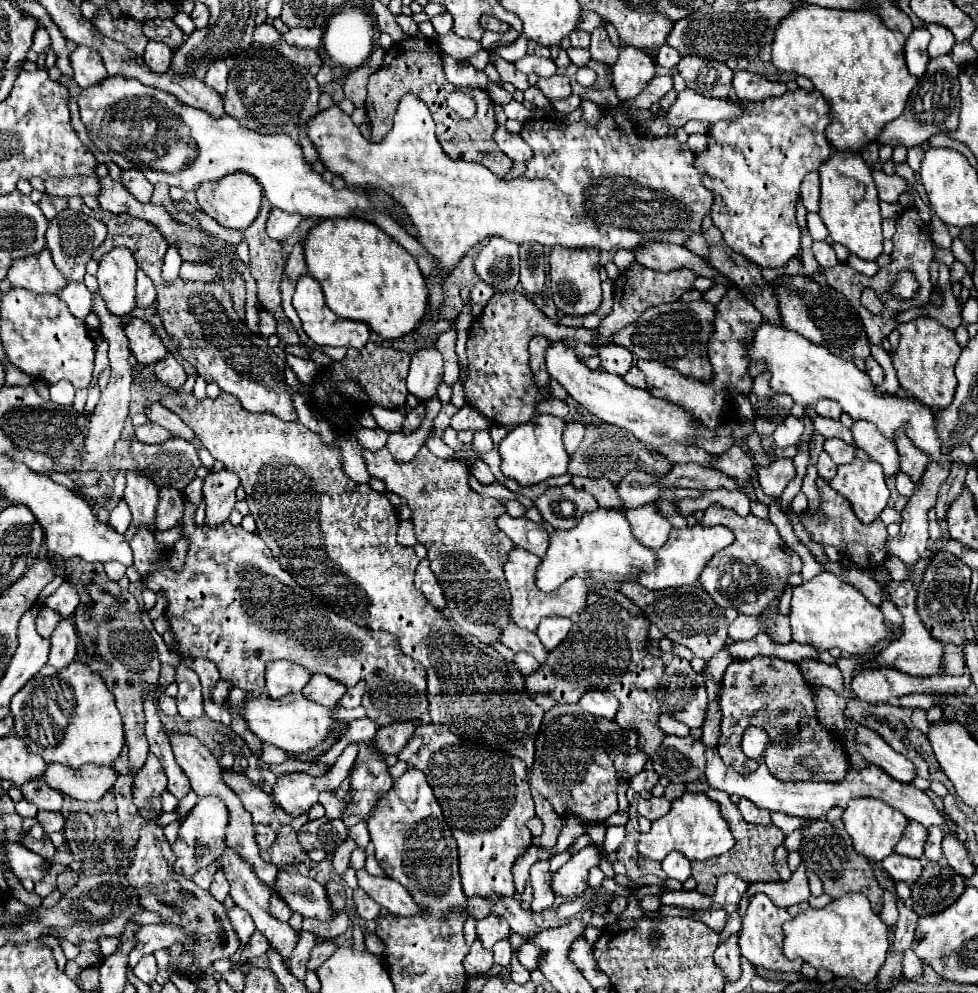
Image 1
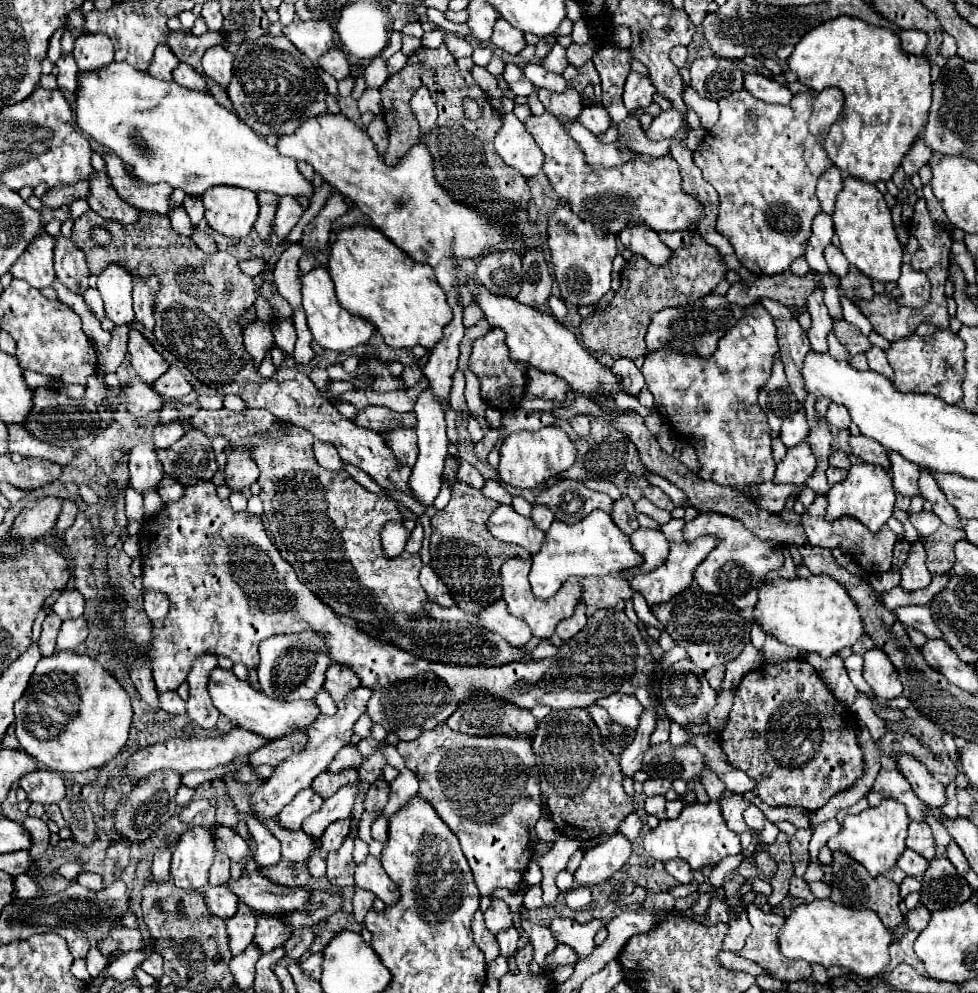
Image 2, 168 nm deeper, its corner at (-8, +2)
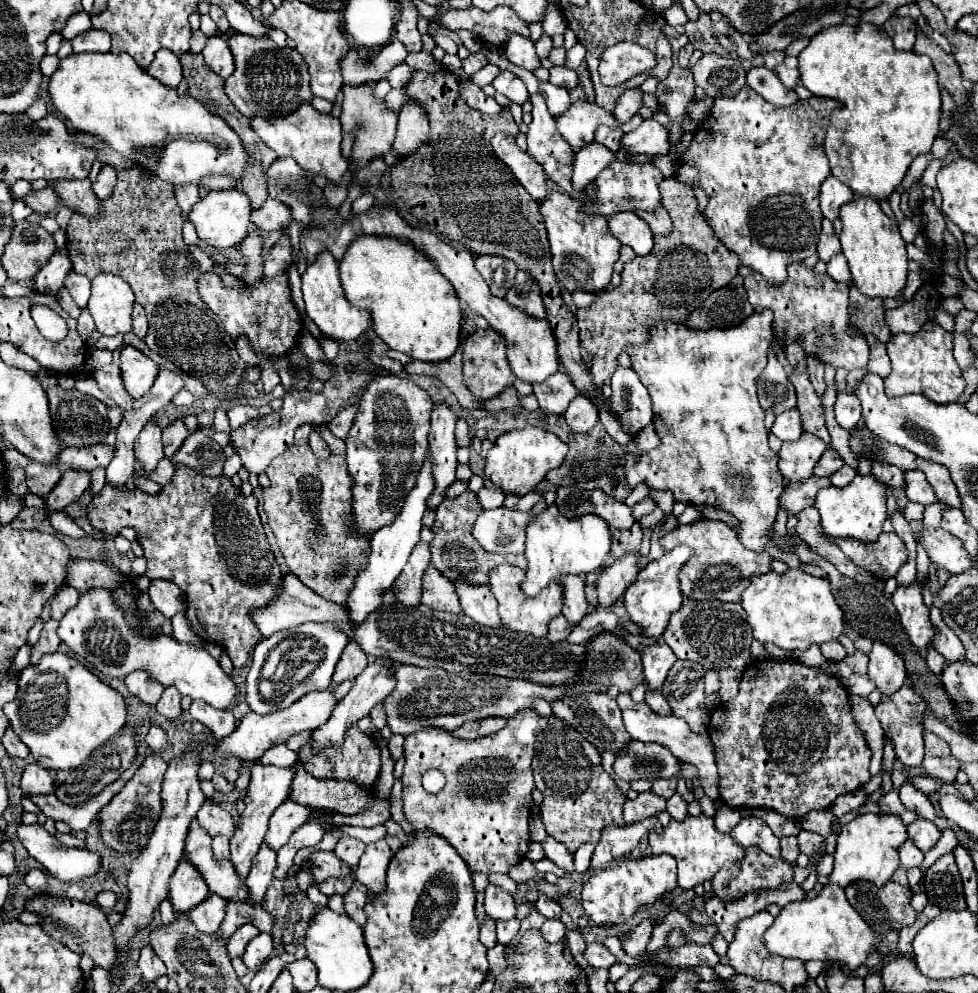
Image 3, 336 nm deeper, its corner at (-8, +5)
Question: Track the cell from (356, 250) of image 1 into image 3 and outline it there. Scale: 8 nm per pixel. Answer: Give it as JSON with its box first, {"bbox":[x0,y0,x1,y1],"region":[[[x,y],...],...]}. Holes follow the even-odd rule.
{"bbox":[339,236,463,362],"region":[[[357,236],[357,240],[349,244],[347,252],[343,254],[343,260],[339,262],[339,278],[347,300],[373,316],[377,336],[391,350],[405,352],[413,360],[423,362],[447,360],[457,350],[463,314],[453,286],[441,276],[441,272],[437,272],[435,264],[419,250],[415,250],[409,242],[401,242],[389,236]]]}

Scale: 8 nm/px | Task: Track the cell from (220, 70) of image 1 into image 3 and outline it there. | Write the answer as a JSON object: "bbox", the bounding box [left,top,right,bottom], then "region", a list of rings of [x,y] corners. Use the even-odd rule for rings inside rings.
{"bbox":[203,36,233,80],"region":[[[219,36],[209,38],[203,48],[203,58],[205,58],[205,64],[223,80],[227,80],[233,74],[233,56],[229,50],[229,44],[223,38]]]}

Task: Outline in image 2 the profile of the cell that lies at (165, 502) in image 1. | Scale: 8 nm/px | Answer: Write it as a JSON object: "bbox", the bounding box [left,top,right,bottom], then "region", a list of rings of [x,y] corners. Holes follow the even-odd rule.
{"bbox":[157,475,185,503],"region":[[[163,475],[161,483],[157,485],[157,491],[159,491],[163,503],[171,503],[171,501],[181,499],[181,495],[185,493],[185,487],[181,487],[181,483],[177,483],[177,479],[173,479],[169,475]]]}

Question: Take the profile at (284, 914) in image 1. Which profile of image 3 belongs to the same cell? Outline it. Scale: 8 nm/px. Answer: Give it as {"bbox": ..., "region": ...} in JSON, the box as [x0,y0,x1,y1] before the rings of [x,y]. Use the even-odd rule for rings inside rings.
{"bbox":[243,932,273,970],"region":[[[261,932],[257,934],[249,944],[247,944],[247,950],[245,950],[245,956],[243,956],[243,962],[249,970],[257,970],[273,952],[273,940],[267,932]]]}

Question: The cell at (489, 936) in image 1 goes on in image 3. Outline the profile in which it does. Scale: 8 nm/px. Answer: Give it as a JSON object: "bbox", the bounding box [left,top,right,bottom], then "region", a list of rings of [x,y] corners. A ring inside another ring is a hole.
{"bbox":[485,884,515,922],"region":[[[489,884],[485,890],[485,912],[495,922],[515,918],[515,900],[503,888]]]}

